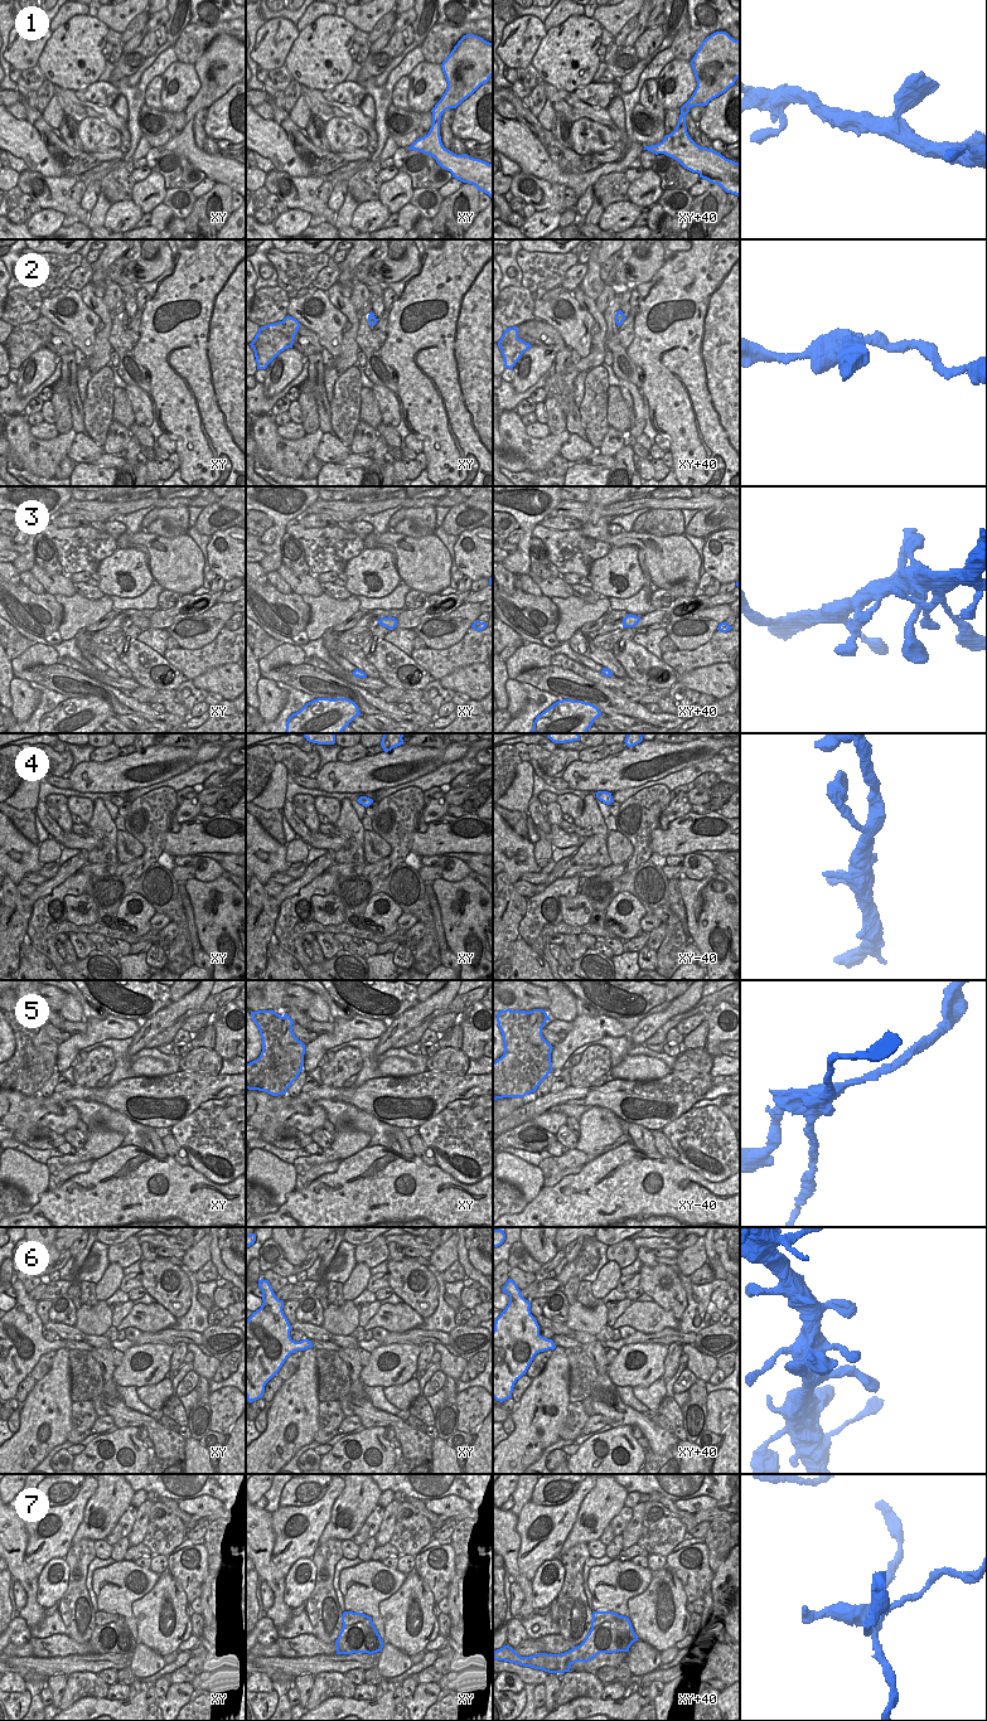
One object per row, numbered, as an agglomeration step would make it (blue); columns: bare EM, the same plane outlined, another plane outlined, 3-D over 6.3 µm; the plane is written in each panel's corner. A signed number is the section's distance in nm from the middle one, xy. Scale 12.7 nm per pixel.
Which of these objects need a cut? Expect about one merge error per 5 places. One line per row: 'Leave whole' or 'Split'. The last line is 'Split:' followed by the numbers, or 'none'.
1: Leave whole
2: Leave whole
3: Leave whole
4: Leave whole
5: Split
6: Leave whole
7: Split
Split: 5, 7.

